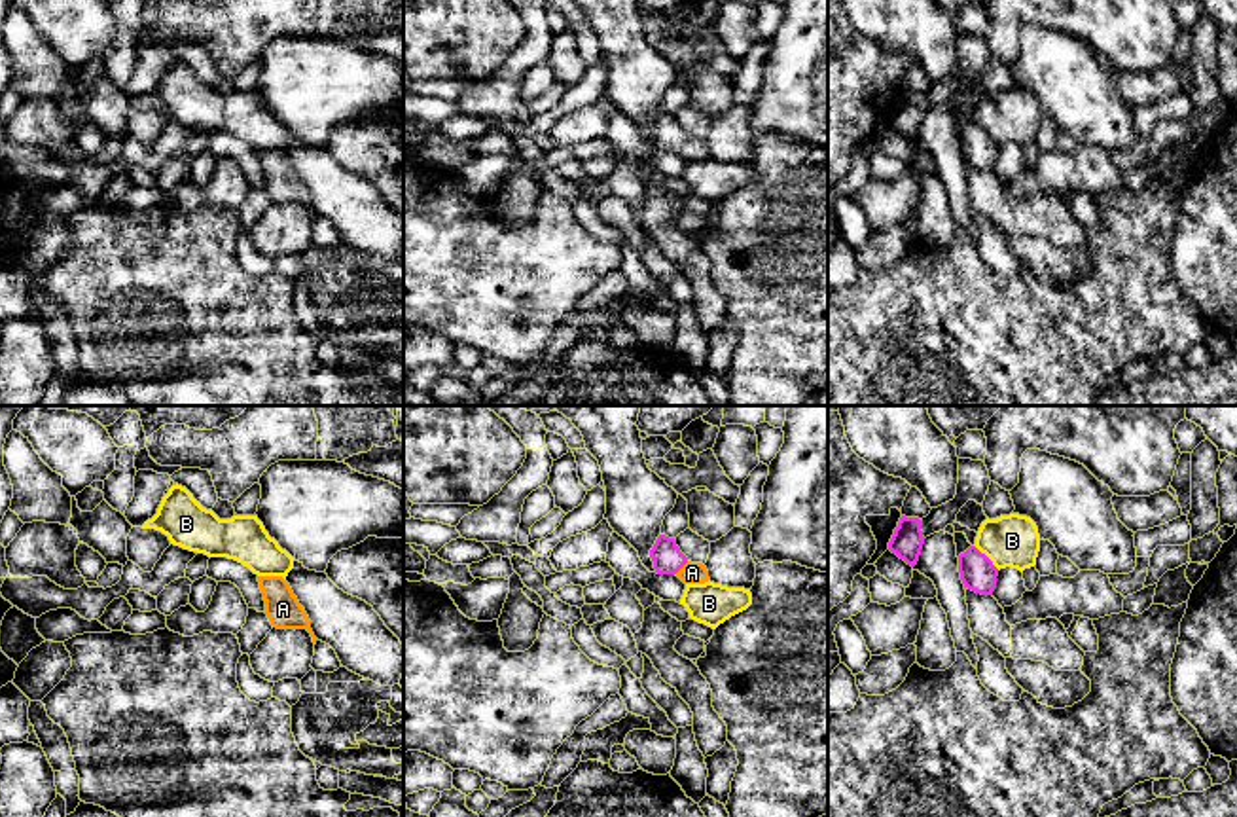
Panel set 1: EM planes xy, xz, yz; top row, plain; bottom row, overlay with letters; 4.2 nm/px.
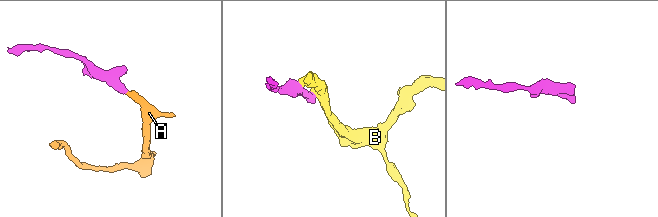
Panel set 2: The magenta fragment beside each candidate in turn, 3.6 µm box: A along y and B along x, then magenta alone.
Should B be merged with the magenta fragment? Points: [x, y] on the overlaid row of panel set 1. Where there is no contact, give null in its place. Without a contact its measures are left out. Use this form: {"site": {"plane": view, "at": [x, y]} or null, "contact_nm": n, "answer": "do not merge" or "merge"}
{"site": {"plane": "yz", "at": [987, 558]}, "contact_nm": 160, "answer": "do not merge"}

